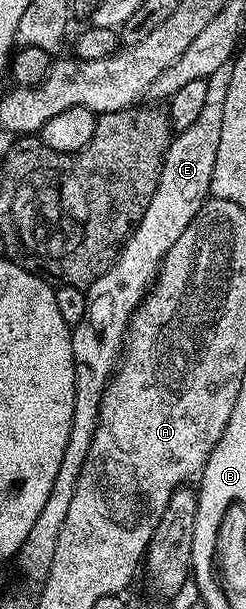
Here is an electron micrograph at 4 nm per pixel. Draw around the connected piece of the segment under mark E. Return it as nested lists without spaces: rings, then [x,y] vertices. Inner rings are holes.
[[[230,64],[217,67],[217,71],[207,78],[203,108],[190,127],[180,129],[177,135],[172,136],[161,167],[161,179],[157,179],[157,191],[153,191],[153,199],[149,199],[149,207],[145,207],[145,215],[141,215],[139,226],[123,244],[115,265],[85,290],[85,319],[81,319],[81,323],[71,330],[75,390],[69,443],[65,443],[65,456],[61,459],[57,479],[53,479],[49,499],[17,554],[24,579],[34,587],[42,586],[49,575],[49,563],[53,563],[53,555],[57,551],[57,535],[61,535],[61,526],[69,512],[81,467],[85,467],[85,459],[89,455],[89,443],[93,443],[93,435],[99,426],[103,392],[107,390],[107,384],[111,382],[111,376],[121,360],[125,338],[131,328],[131,317],[147,296],[148,289],[155,284],[155,277],[169,247],[181,239],[181,231],[193,223],[197,211],[201,211],[204,201],[208,200],[213,183],[213,163],[217,163],[217,147],[221,144],[225,95],[229,95],[230,78]]]

